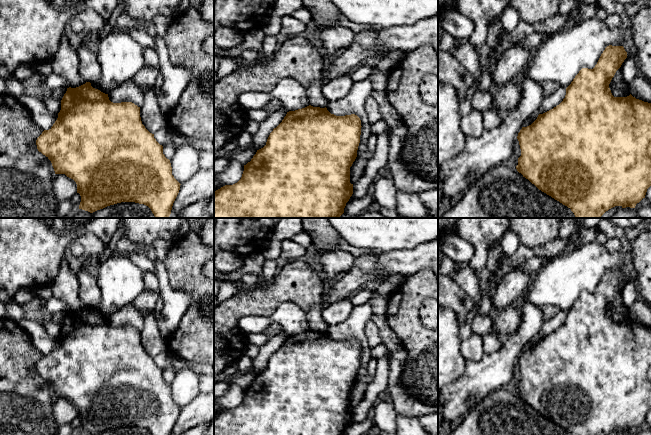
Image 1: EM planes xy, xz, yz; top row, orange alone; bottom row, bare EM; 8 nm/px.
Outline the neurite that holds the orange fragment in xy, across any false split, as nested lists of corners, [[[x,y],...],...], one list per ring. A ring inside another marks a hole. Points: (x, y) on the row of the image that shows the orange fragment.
[[[90,82],[76,87],[67,88],[61,100],[61,110],[58,113],[58,118],[49,130],[44,130],[36,140],[37,149],[45,155],[52,163],[55,174],[65,174],[73,179],[77,184],[77,193],[81,196],[79,209],[93,213],[107,206],[121,202],[135,202],[148,206],[155,218],[169,218],[173,203],[179,193],[180,183],[172,175],[172,167],[170,160],[163,154],[163,146],[160,145],[154,138],[154,134],[150,133],[142,124],[140,117],[140,107],[132,102],[113,103],[109,100],[108,94],[101,92],[91,86]]]

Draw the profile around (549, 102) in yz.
[[[560,86],[553,94],[545,96],[541,103],[538,114],[543,114],[559,105],[565,98],[565,95],[566,88]]]

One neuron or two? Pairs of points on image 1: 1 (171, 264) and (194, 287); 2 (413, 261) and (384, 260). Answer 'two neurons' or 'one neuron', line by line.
1: one neuron
2: one neuron

